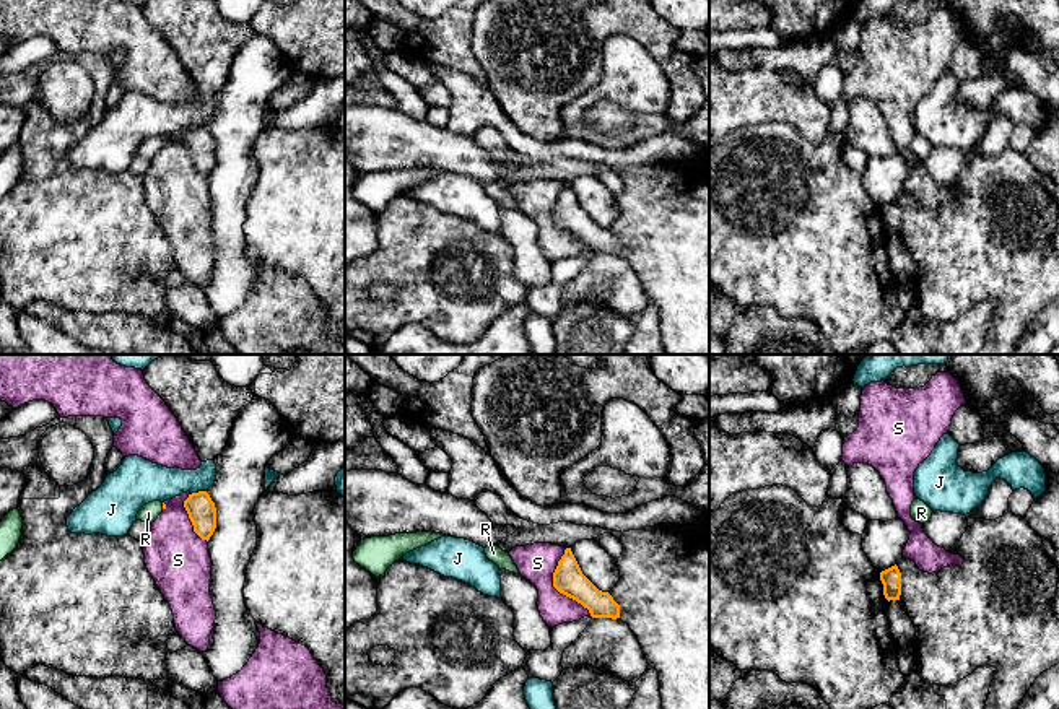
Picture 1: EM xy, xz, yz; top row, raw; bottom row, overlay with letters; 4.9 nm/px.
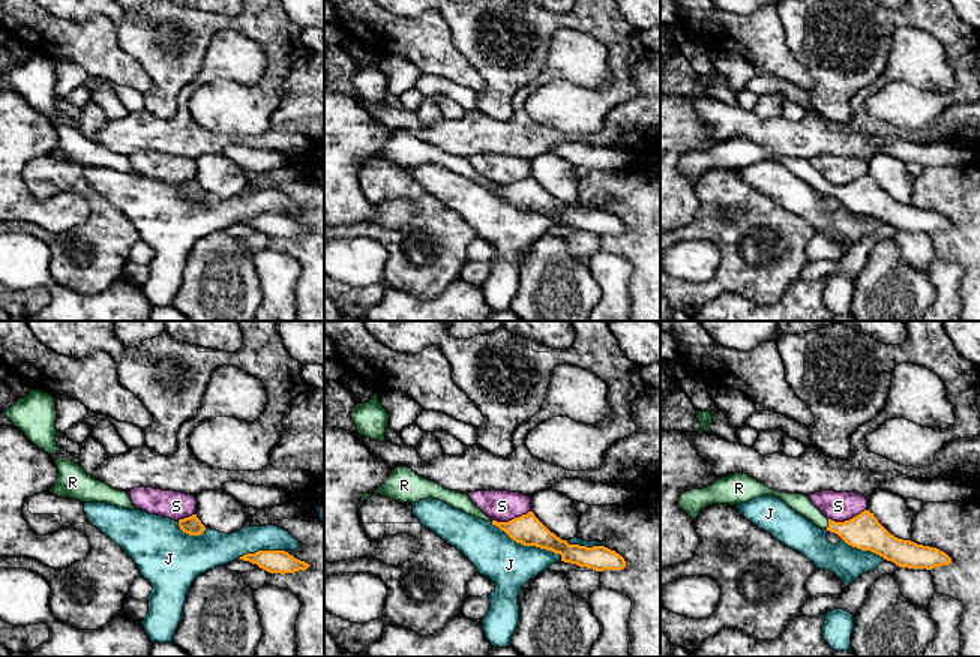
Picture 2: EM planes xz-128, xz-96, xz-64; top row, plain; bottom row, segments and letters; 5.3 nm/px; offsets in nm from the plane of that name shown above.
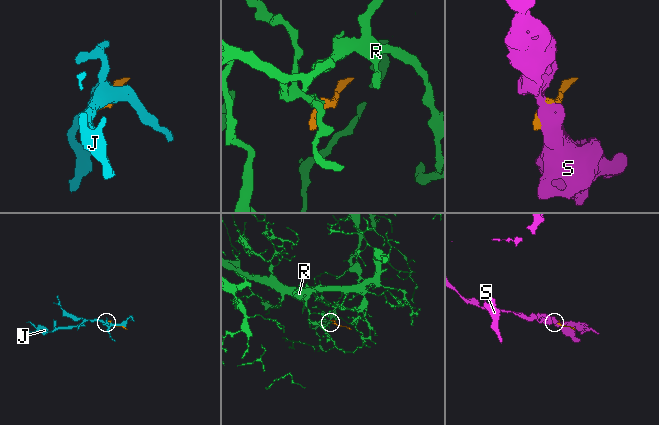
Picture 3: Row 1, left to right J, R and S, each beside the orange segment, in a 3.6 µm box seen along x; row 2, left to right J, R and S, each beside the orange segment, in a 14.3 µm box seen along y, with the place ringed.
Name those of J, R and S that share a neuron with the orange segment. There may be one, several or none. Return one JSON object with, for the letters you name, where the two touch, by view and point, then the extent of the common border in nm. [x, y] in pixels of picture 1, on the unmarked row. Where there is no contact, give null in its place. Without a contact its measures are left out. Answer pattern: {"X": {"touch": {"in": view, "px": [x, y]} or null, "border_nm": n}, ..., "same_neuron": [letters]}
{"R": {"touch": {"in": "xy", "px": [163, 142]}, "border_nm": 30}, "same_neuron": ["R"]}

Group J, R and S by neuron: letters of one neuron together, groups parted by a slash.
J / R / S

